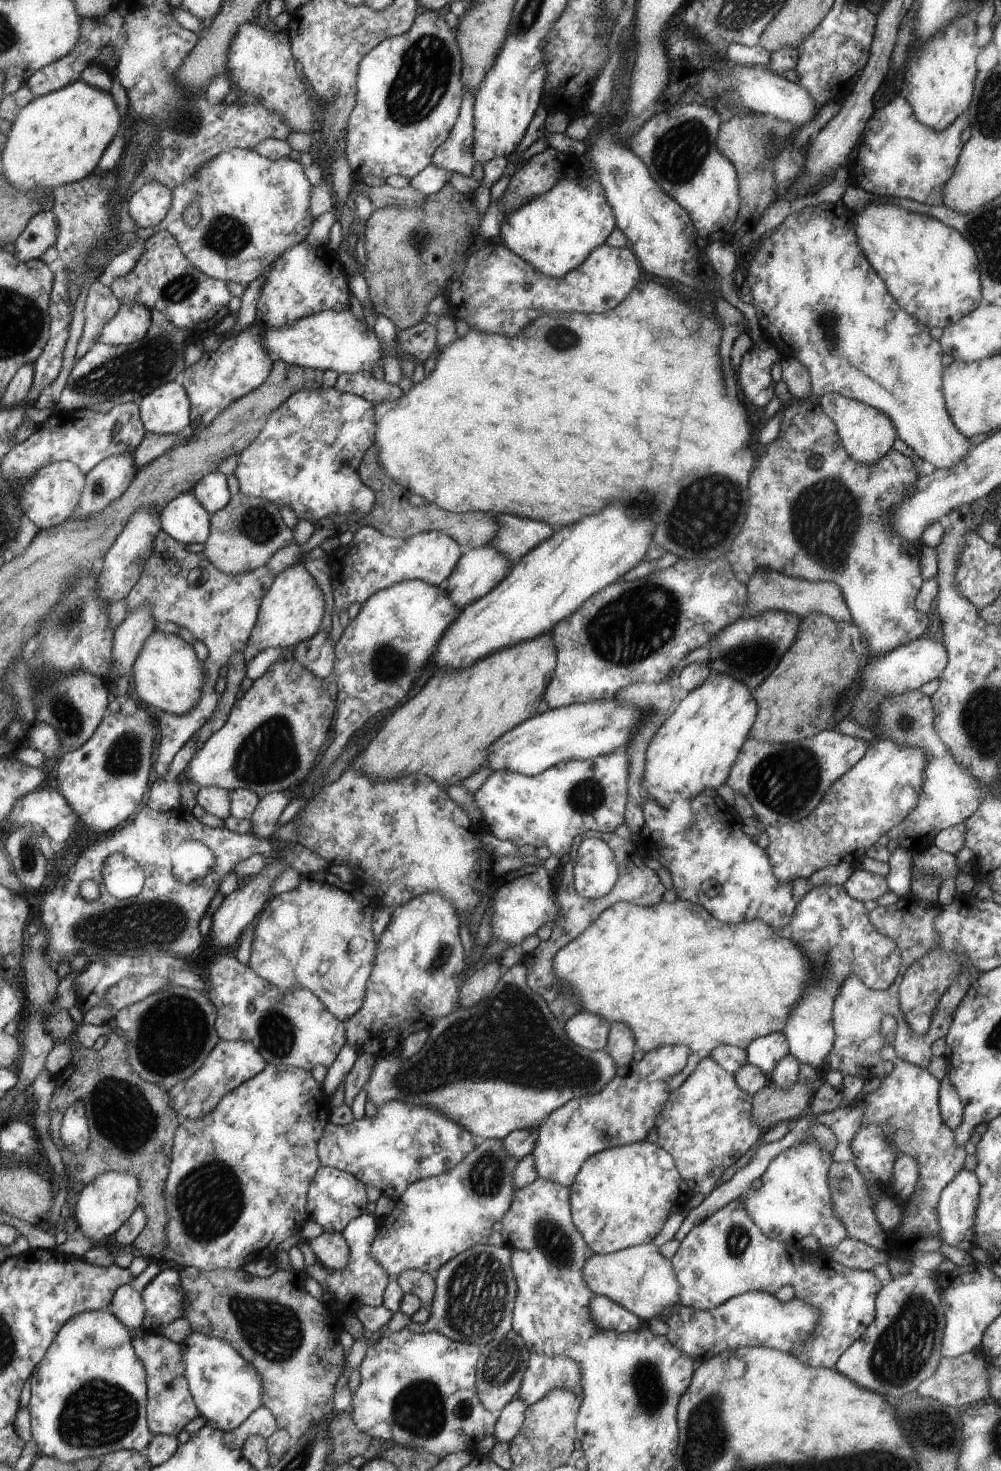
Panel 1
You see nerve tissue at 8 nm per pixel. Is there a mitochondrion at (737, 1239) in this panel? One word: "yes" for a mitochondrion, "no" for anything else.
yes

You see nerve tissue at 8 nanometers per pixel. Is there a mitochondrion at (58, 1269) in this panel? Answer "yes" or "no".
no

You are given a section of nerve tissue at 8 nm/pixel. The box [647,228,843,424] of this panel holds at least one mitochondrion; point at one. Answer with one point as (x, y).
(826, 321)

